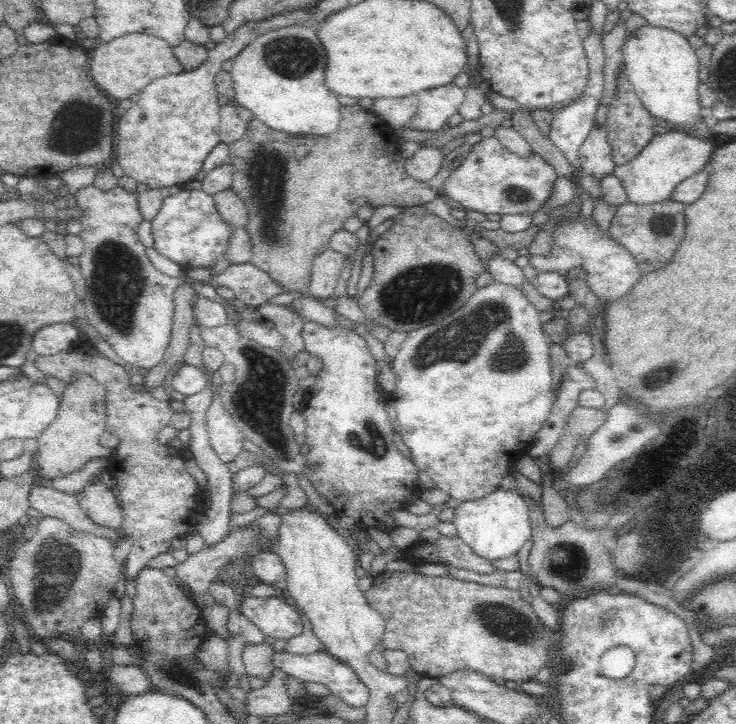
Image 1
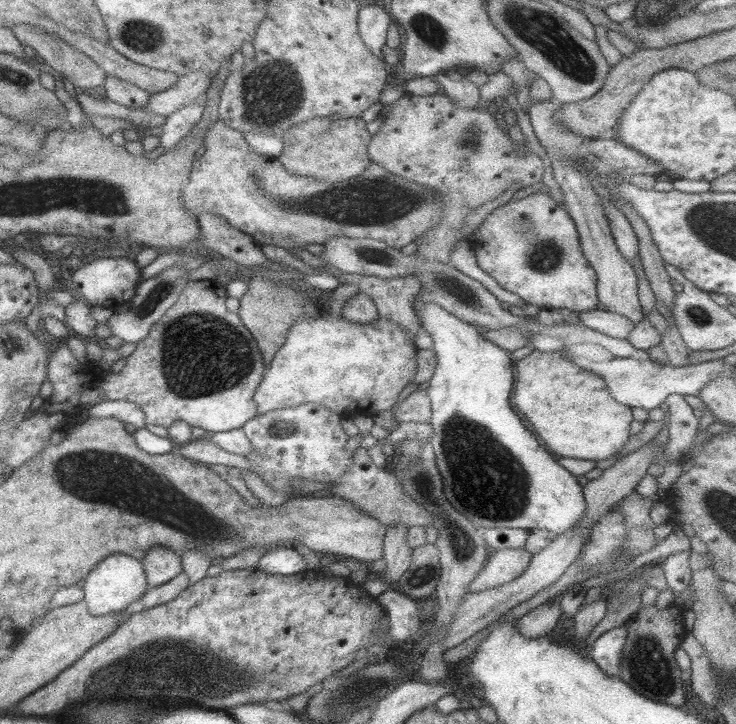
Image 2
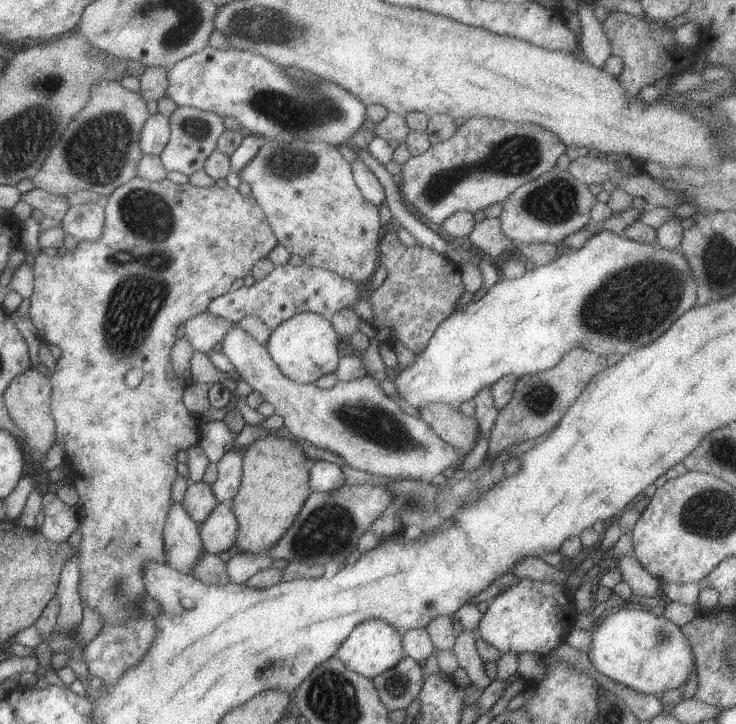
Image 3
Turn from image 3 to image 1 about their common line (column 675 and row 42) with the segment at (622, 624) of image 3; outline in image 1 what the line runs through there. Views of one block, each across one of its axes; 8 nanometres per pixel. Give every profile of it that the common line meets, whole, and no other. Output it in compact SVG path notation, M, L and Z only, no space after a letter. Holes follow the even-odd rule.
M644 26L634 36L628 36L624 46L624 68L630 86L636 90L642 106L666 128L694 136L694 128L702 122L702 106L698 88L700 62L696 50L690 48L688 40L672 34L668 28Z

